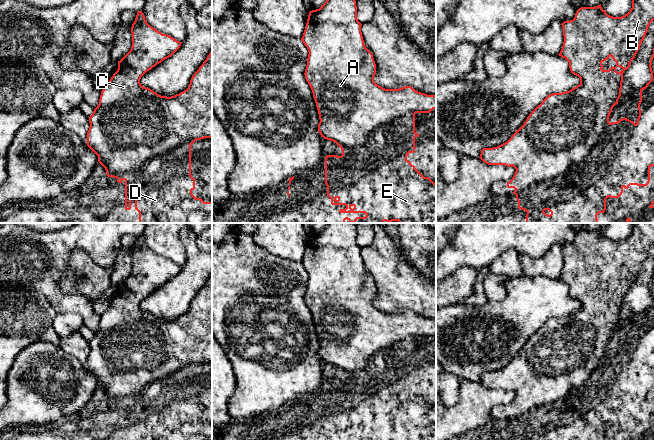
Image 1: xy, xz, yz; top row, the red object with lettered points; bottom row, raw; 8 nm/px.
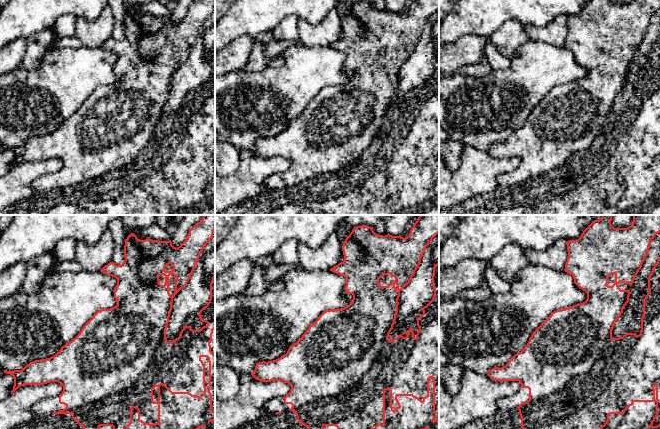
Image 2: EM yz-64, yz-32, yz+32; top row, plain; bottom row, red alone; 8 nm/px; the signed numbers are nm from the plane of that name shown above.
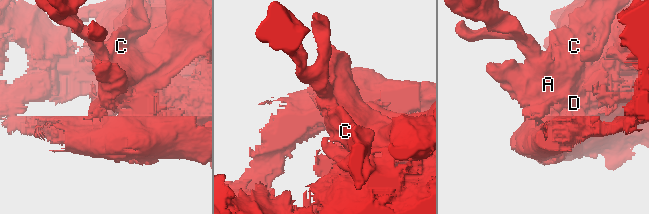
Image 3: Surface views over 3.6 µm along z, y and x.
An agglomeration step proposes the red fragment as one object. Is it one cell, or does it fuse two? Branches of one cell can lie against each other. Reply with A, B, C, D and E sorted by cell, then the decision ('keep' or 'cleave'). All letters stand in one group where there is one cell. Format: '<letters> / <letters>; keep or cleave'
A B C / D E; cleave

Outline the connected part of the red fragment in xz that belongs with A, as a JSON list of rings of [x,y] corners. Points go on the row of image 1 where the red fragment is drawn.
[[[326,0],[319,9],[309,12],[301,38],[309,52],[304,75],[318,110],[320,119],[318,131],[324,139],[335,142],[342,152],[355,151],[376,129],[389,121],[394,121],[401,113],[430,113],[436,109],[435,95],[418,92],[411,86],[385,89],[374,82],[376,64],[373,54],[364,44],[361,26],[357,19],[355,0]]]

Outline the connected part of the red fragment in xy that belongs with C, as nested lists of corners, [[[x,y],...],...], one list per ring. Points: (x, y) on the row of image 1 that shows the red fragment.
[[[142,11],[137,12],[131,33],[132,47],[118,61],[117,71],[101,91],[99,104],[89,117],[90,127],[87,132],[87,146],[98,156],[98,162],[105,168],[107,176],[122,180],[126,180],[131,171],[142,169],[148,160],[176,154],[188,140],[212,138],[212,50],[192,76],[186,90],[171,97],[161,96],[143,87],[140,79],[147,71],[171,57],[182,43],[150,26]]]

